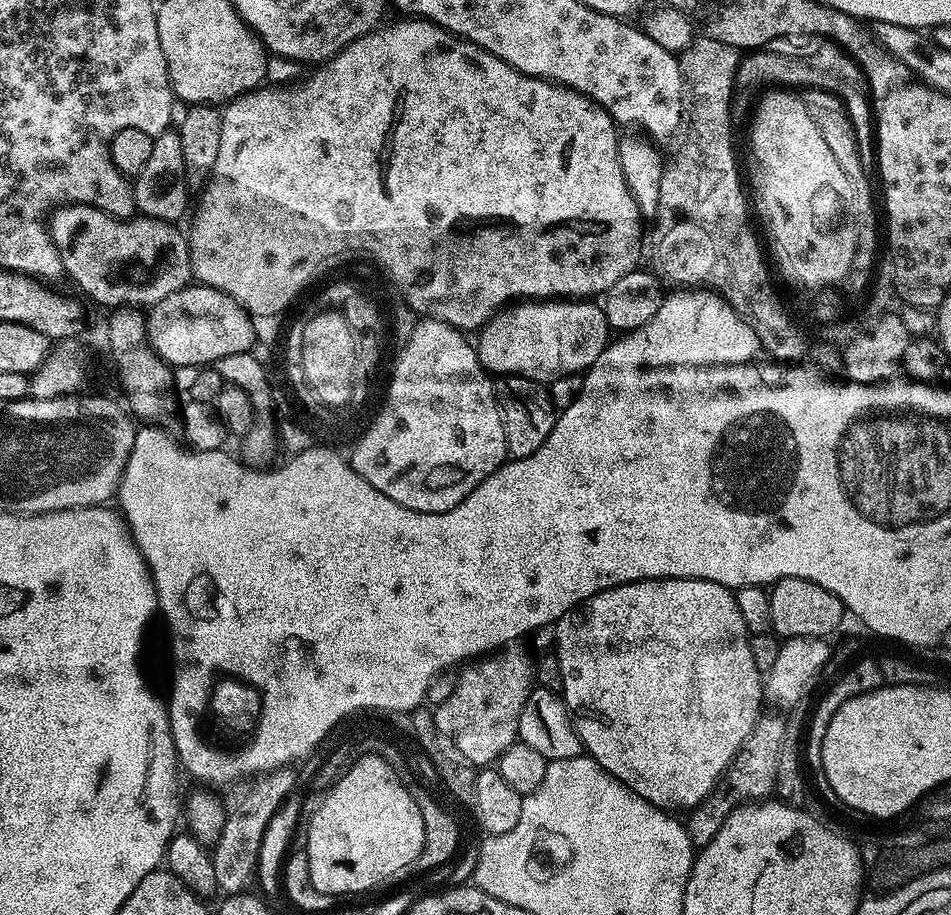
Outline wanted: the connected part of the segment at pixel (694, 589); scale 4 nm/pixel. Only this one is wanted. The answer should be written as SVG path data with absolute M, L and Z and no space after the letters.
M635 580L617 588L607 588L605 592L594 594L576 608L571 608L554 625L556 647L554 653L561 664L562 699L572 718L572 725L580 736L583 751L602 766L614 778L618 778L627 788L634 790L646 802L663 808L673 814L687 813L697 808L720 783L724 772L732 765L732 760L754 730L762 715L760 700L765 699L762 674L754 666L752 642L746 622L738 610L733 589L709 580Z

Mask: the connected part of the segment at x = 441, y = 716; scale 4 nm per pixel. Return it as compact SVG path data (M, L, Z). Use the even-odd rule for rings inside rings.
M520 646L501 648L467 666L459 669L454 694L444 704L435 705L434 728L450 738L473 766L492 766L512 744L517 743L520 734L522 706L534 687L534 660L520 649Z

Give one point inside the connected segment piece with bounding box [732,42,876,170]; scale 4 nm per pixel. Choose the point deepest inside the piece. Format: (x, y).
(830, 68)

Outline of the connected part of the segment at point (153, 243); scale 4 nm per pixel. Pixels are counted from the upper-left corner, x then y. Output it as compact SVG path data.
M66 204L63 208L57 208L50 216L50 231L52 241L56 243L56 248L60 251L60 257L64 263L64 270L67 279L72 279L90 299L96 304L105 304L108 310L118 308L139 308L147 309L153 304L162 302L162 298L166 298L166 294L174 294L176 290L182 290L193 283L192 263L190 262L190 250L188 249L188 238L183 231L179 232L175 223L166 220L151 220L149 216L137 215L135 218L121 218L119 216L111 216L102 210L93 208L91 204Z

